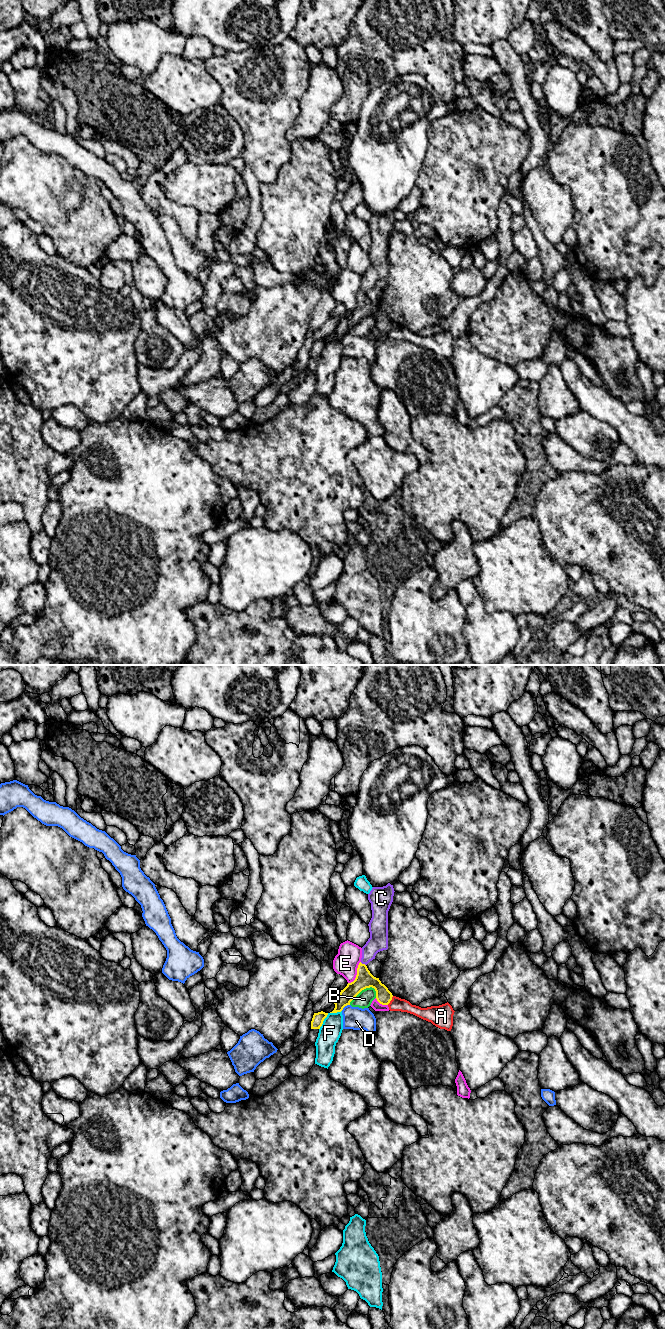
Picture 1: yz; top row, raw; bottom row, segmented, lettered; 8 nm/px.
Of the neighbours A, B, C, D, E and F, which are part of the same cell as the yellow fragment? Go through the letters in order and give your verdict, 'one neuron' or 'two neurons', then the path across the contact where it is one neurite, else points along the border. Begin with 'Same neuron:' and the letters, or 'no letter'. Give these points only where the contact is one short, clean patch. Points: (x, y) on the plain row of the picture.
Same neuron: C
A: two neurons
B: two neurons; border yz (375, 317), (371, 315), (364, 316), (349, 332)
C: one neuron; way yz (364, 307), (363, 292), (369, 278), (378, 269)
D: two neurons
E: two neurons
F: two neurons

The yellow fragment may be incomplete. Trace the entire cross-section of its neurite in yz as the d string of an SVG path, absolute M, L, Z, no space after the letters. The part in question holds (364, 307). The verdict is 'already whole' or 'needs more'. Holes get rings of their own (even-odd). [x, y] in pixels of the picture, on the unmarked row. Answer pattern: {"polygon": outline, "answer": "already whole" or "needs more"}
{"polygon": "M388 211L383 215L373 215L368 222L372 238L372 246L368 252L370 266L362 275L362 286L355 308L341 318L334 330L335 336L330 341L341 340L362 318L370 315L375 317L376 327L380 332L388 333L392 328L392 321L379 306L370 301L366 293L375 287L378 280L388 277L388 239L394 220L393 213Z", "answer": "needs more"}

